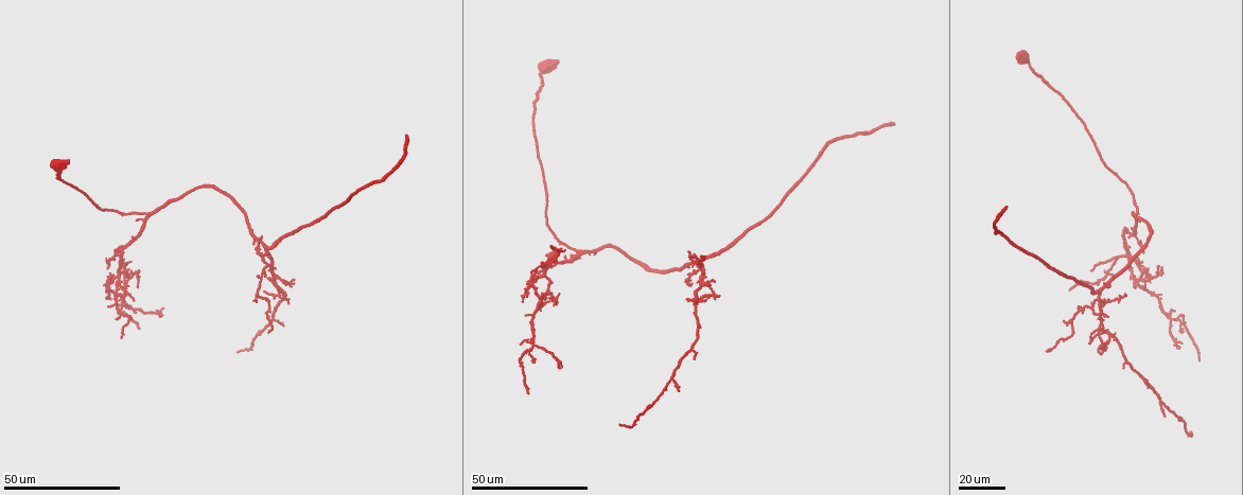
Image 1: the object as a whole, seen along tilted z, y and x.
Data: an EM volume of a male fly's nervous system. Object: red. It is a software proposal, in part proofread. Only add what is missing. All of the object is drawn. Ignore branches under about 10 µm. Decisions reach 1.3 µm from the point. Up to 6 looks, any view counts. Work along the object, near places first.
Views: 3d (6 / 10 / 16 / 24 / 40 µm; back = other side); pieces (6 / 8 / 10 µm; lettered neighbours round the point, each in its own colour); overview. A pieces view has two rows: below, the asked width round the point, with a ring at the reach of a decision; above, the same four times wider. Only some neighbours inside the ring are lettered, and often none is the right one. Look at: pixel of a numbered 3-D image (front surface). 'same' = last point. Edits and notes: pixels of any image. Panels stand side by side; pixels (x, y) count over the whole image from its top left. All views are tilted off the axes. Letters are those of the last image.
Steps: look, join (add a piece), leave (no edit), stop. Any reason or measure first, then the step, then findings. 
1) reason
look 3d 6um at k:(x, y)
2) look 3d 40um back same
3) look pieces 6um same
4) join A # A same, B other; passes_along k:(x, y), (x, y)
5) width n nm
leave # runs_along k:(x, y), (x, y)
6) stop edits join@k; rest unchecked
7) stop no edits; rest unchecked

free end
look 3d 24um at 1:(1107, 318)

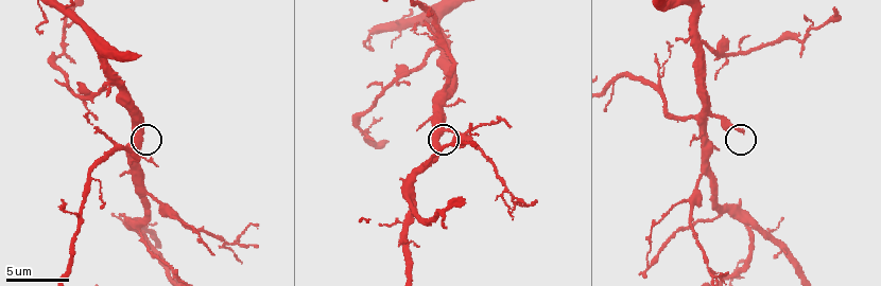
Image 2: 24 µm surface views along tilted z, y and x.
look pieces 8um at 2:(742, 131)

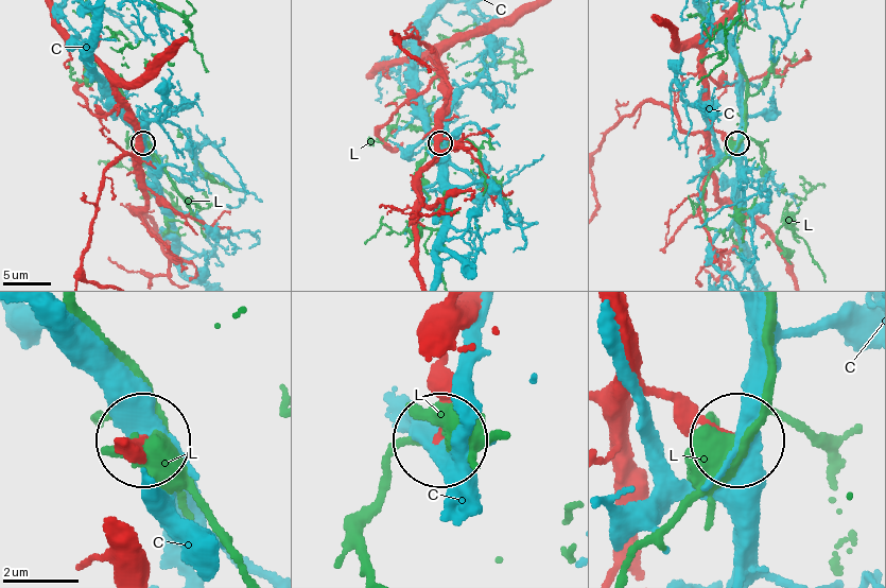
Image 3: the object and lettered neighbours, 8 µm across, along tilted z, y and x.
leave # C other, L other; no lettered piece goes on from it

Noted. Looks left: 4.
an open end
look 3d 24um at 1:(1165, 417)

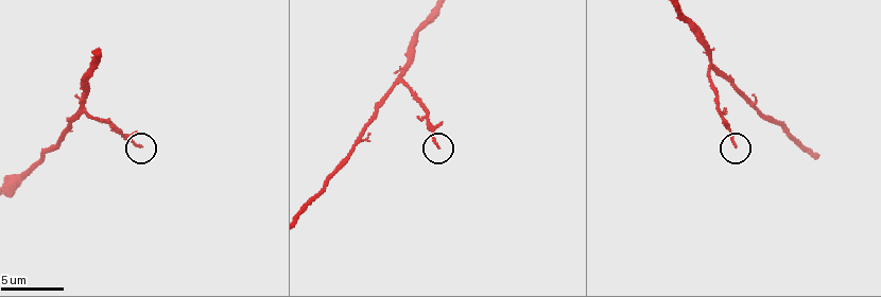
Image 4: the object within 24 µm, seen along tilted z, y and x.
look pieces 6um at 4:(437, 144)

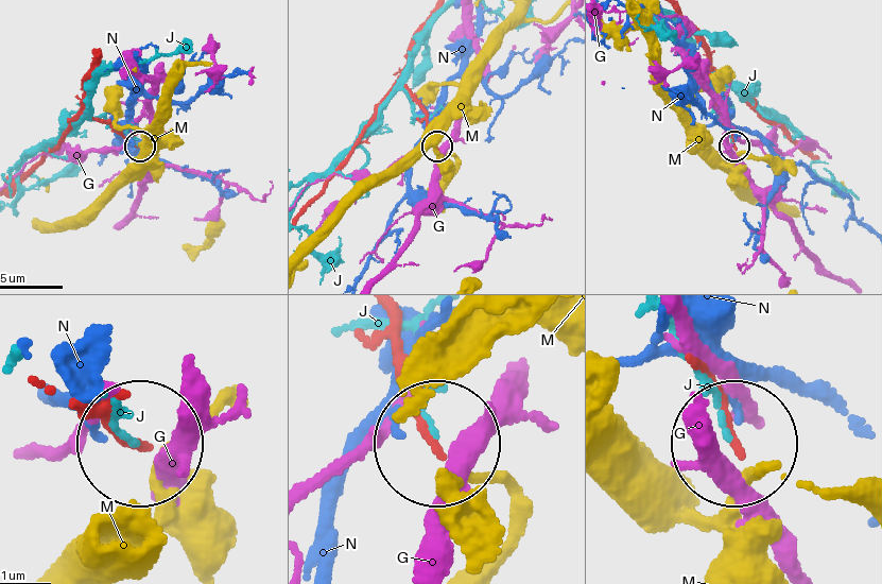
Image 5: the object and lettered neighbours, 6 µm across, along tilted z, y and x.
width 150 nm
leave # G other, J other, M other, N other; runs_along 5:(385, 320), (429, 442); none of them fits

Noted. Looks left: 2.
an open end
look 3d 10um at 2:(833, 9)

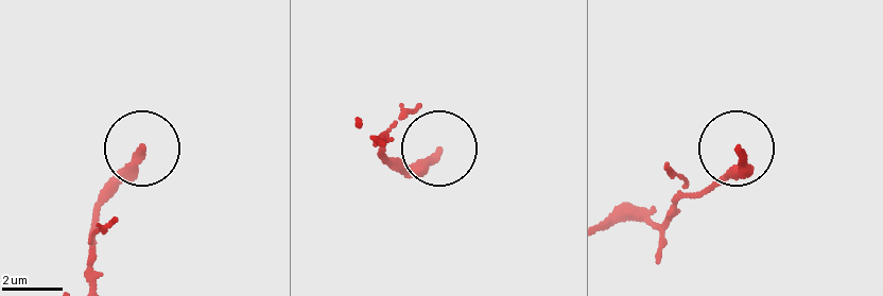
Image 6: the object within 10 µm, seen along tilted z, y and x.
look pieces 6um at 6:(738, 149)

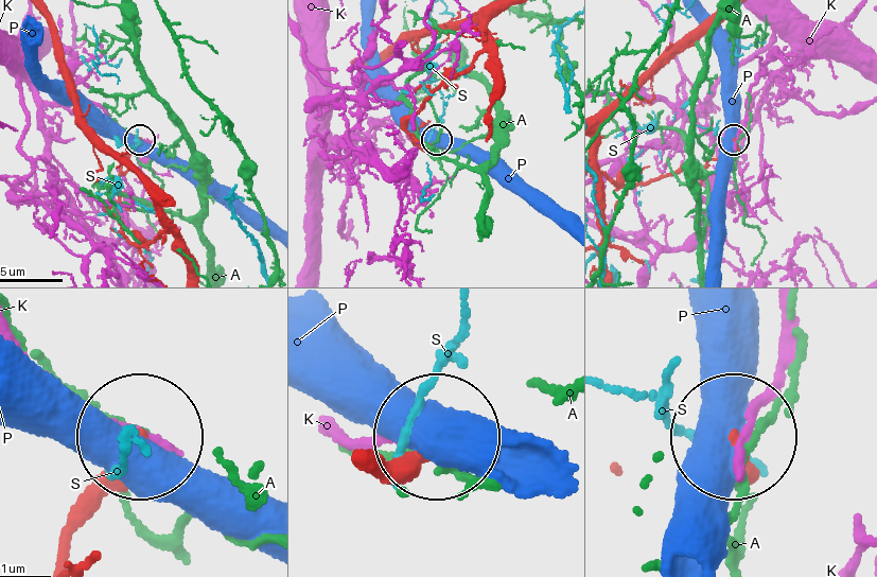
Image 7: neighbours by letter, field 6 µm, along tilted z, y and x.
width 210 nm
leave # A other, K other, P other, S other; no lettered piece goes on from it

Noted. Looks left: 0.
stop no edits; rest unchecked

